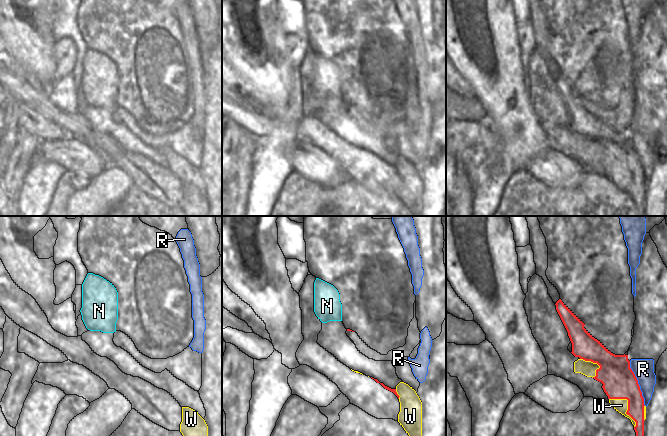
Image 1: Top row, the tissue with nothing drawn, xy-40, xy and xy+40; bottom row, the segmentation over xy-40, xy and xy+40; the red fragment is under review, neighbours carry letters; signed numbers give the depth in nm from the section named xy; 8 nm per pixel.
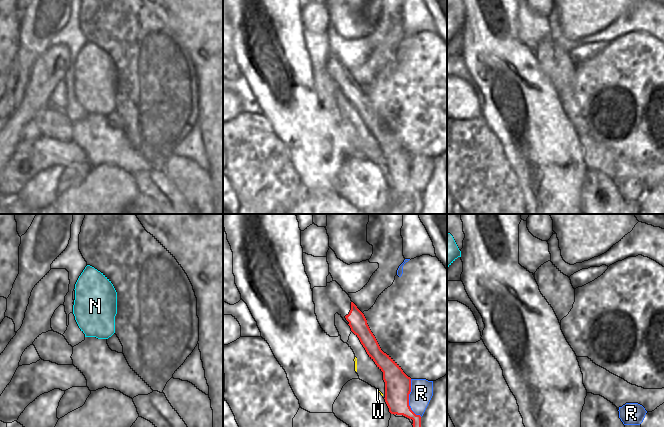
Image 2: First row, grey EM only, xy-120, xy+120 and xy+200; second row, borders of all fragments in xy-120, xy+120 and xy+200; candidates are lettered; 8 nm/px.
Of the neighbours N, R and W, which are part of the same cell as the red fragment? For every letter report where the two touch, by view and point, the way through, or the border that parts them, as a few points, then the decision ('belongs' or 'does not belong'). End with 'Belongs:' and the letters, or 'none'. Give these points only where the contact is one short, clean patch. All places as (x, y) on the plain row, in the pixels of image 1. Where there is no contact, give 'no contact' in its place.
N: no contact; does not belong
R: contact xy+40 (637, 159); does not belong
W: contact xy+40 (628, 181); does not belong
Belongs: none

